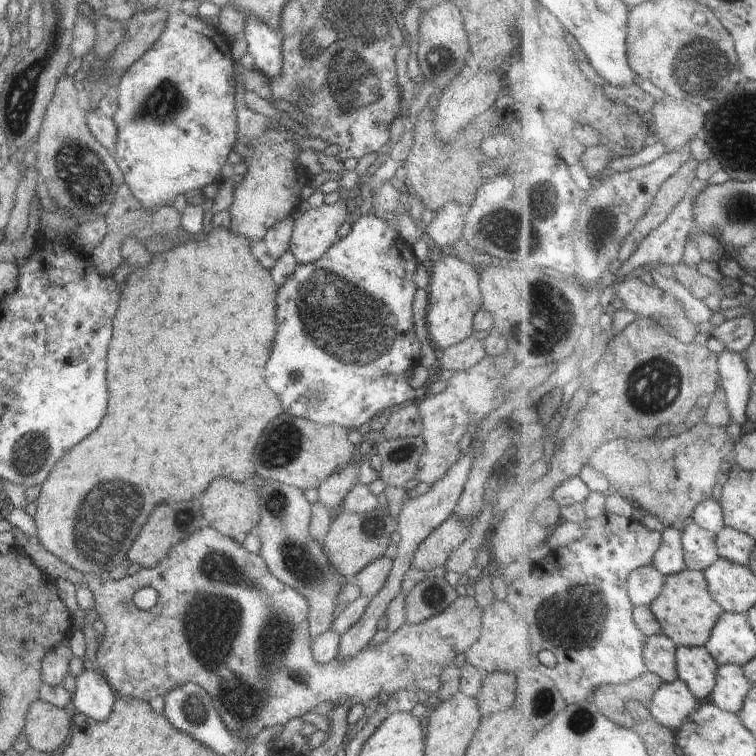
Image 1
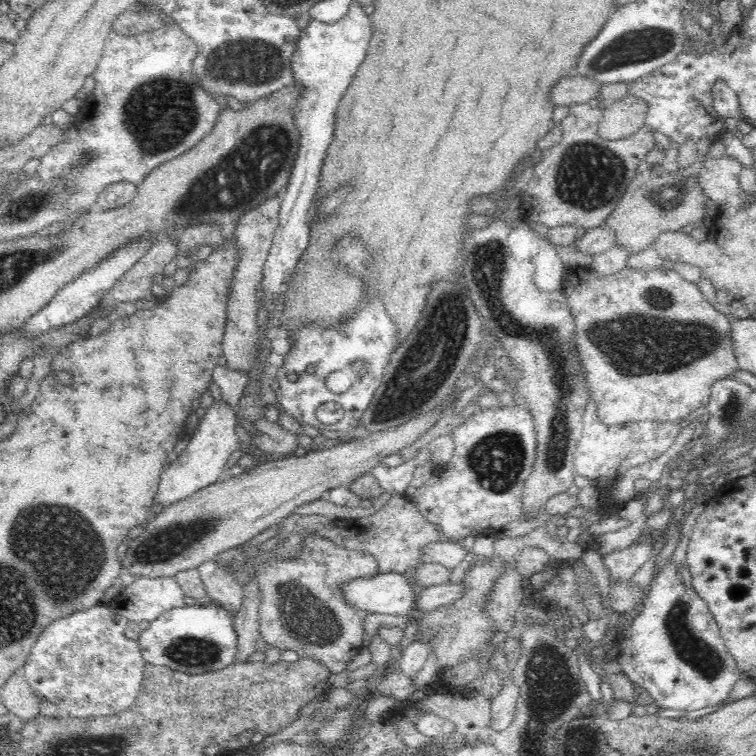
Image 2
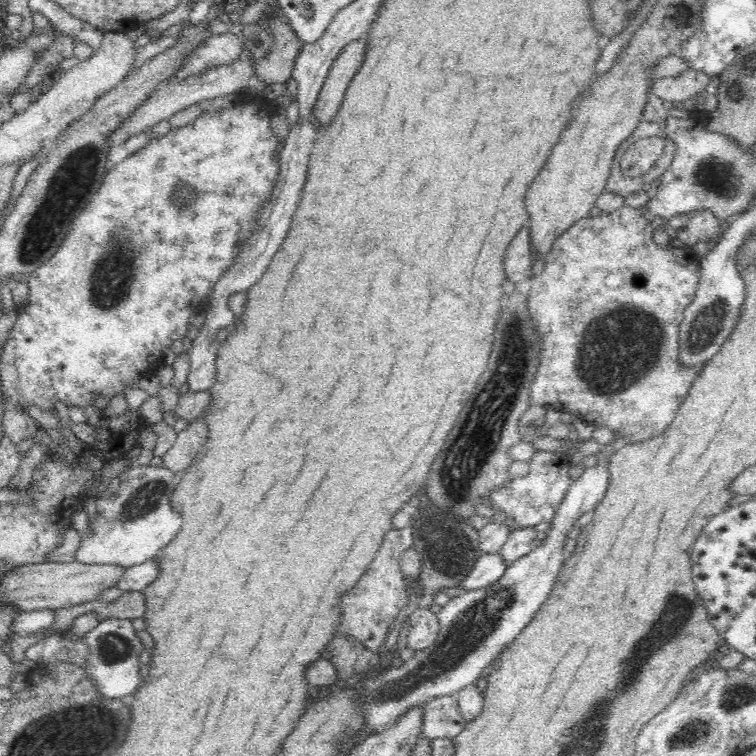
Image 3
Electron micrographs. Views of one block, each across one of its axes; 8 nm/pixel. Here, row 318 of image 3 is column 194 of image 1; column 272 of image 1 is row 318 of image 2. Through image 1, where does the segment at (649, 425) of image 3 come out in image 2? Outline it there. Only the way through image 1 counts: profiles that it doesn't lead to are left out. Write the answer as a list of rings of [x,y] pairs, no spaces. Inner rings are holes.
[[[671,265],[653,270],[624,269],[599,276],[586,267],[575,268],[564,292],[575,316],[574,339],[586,374],[588,400],[598,407],[598,418],[608,426],[627,422],[674,422],[687,417],[700,406],[707,406],[714,382],[734,376],[738,361],[732,346],[729,319],[712,307],[694,282],[688,282]]]

